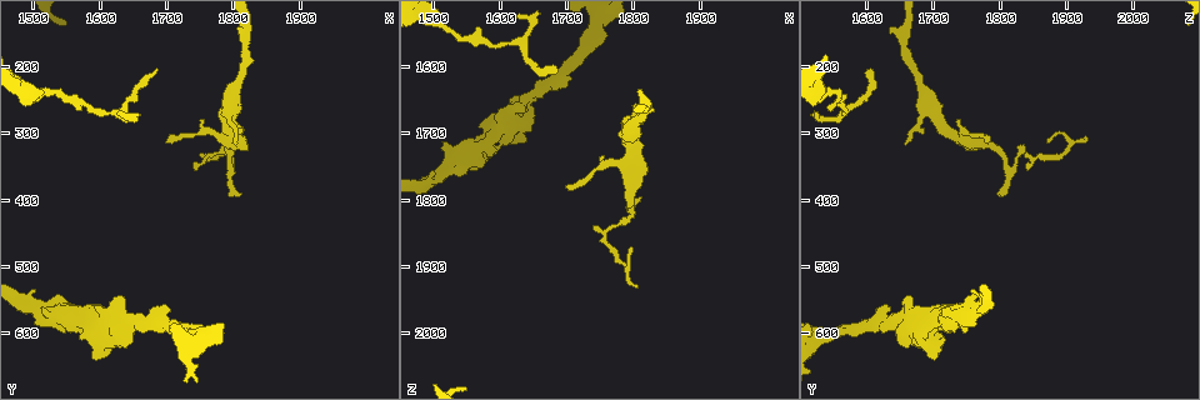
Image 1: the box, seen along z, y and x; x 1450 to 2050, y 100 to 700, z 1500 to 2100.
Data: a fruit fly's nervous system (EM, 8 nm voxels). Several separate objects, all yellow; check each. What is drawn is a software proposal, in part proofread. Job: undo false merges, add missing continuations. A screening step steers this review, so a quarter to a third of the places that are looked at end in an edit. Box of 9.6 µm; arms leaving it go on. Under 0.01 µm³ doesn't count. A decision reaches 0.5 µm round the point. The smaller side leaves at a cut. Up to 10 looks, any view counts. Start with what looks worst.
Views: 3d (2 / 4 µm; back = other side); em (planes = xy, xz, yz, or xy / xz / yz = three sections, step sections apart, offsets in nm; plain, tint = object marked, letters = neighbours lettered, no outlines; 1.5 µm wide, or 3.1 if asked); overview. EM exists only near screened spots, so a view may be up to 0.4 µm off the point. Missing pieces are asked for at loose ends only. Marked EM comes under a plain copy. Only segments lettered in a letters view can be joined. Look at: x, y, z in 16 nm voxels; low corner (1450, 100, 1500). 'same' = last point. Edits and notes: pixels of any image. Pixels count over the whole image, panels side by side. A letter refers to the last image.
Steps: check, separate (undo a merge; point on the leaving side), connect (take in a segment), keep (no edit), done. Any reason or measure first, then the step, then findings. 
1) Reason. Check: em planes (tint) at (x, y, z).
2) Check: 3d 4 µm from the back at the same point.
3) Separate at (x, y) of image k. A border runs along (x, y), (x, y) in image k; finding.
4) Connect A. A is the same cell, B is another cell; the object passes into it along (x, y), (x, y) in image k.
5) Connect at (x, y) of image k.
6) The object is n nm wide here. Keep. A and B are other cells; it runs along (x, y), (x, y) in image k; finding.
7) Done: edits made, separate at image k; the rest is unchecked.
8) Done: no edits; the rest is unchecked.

Branch stops here. Check: em planes (letters) at (1685, 205, 1610).

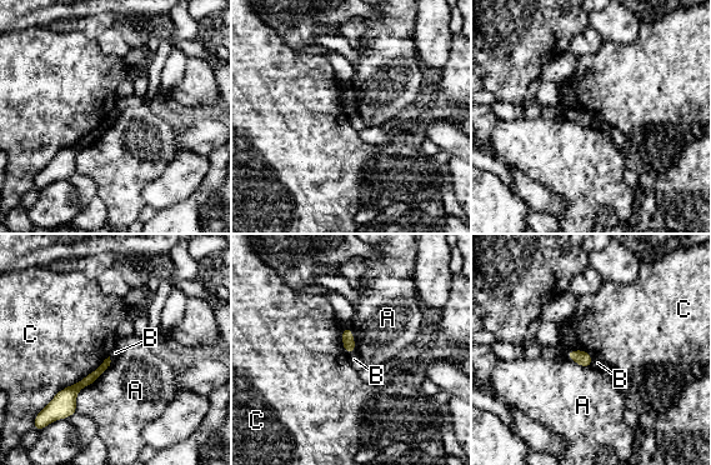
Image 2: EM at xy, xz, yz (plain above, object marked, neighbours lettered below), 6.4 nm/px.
Keep. A, B and C are other cells; none of them fits.

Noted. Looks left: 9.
Thin end. Check: 3d 4 µm at (1805, 320, 1660).

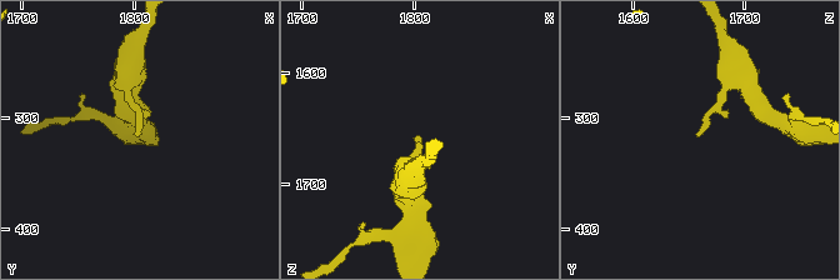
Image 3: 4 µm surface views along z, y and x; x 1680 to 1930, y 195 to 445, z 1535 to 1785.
Check: em xz step 4 (tint) at (1802, 316, 1658).

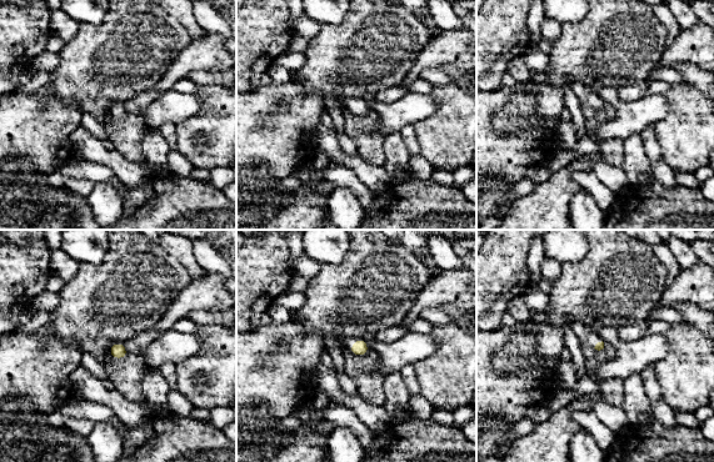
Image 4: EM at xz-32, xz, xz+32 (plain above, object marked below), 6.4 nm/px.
Cut it another way. Check: em planes (letters) at the same point.

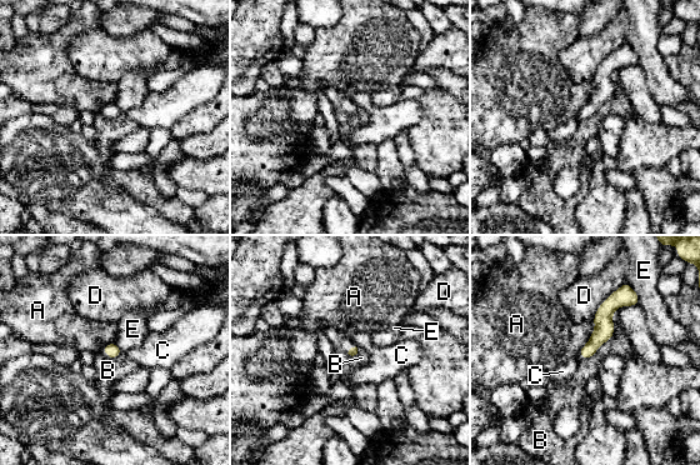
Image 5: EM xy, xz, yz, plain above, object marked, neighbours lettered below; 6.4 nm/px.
Keep. A, B, C, D and E are other cells; it runs along (624, 291), (585, 355) in image 5; no lettered segment goes on from it.

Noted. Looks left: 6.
Free end. Check: em planes (letters) at (1700, 555, 1630).

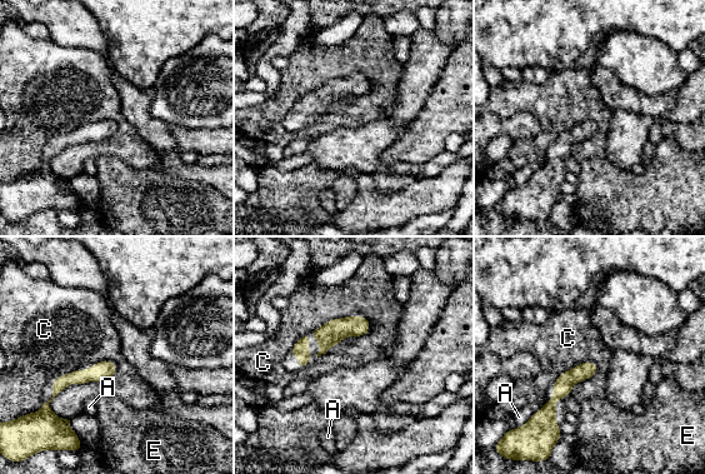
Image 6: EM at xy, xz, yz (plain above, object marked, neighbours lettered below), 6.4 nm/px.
Keep. A, C and E are other cells; a border runs along (351, 314), (305, 333), (289, 352) in image 6; none of them fits.

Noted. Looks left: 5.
Free end. Check: 3d 4 µm at (1580, 595, 1725).

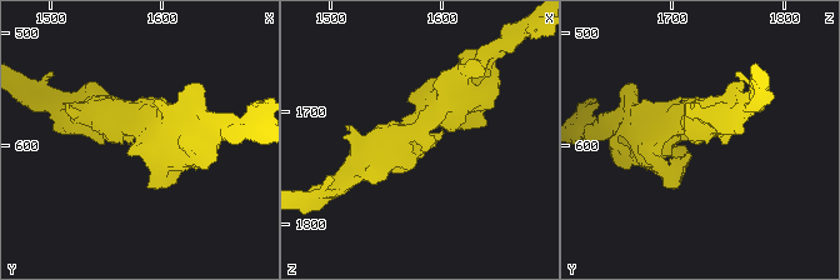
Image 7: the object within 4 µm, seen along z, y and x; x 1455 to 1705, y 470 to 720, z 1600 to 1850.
Check: em planes (tint) at (1576, 594, 1726).

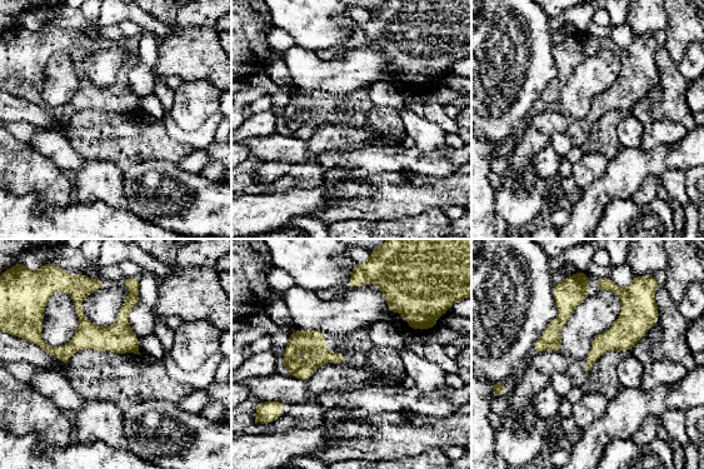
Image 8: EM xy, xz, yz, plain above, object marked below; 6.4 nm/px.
Check: em planes (letters) at the same point.

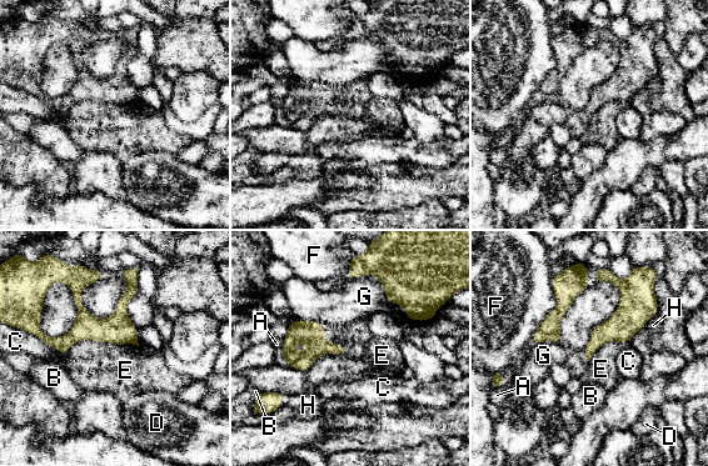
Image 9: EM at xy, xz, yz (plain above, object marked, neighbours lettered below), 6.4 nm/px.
Keep. A, B, C, D, E, F, G and H are other cells; a border runs along (138, 346), (79, 340), (65, 354) in image 9; none of them fits.

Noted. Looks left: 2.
Done: no edits; the rest is unchecked.

